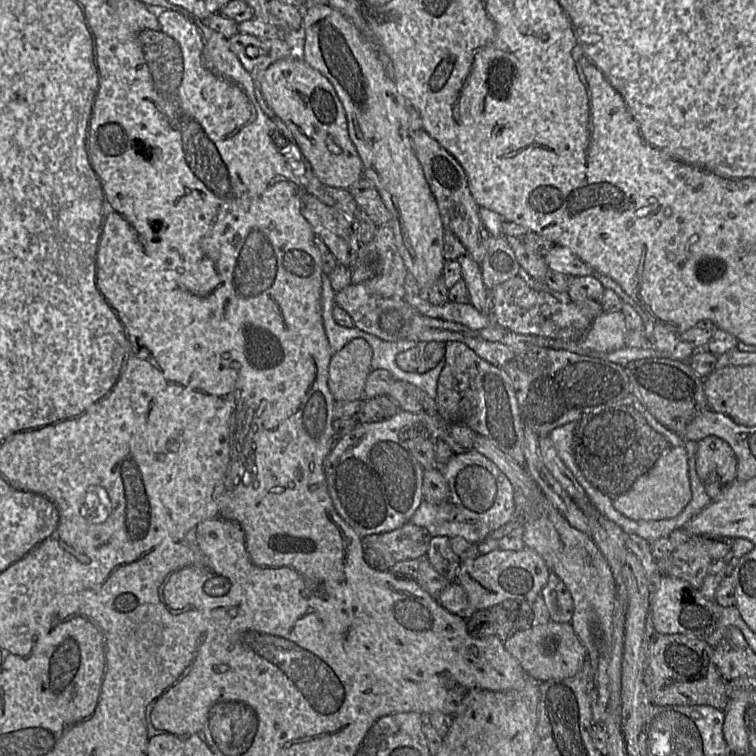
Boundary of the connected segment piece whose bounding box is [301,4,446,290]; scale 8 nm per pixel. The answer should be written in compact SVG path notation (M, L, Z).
M304 4L301 7L304 46L302 59L323 74L333 85L347 116L349 137L363 164L363 177L377 189L391 214L389 225L403 263L418 283L420 290L430 288L442 275L446 259L443 256L444 225L436 200L425 179L409 134L408 101L398 93L393 80L387 77L370 40L341 12L330 5Z

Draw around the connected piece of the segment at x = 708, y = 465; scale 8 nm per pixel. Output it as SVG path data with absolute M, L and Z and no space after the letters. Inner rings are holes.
M716 436L697 442L696 472L703 484L731 484L736 481L737 458L731 446Z

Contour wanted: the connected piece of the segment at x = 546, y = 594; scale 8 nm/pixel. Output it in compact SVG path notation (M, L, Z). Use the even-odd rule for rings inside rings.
M555 573L549 574L547 583L540 594L549 611L550 621L570 622L574 611L573 599L569 589Z

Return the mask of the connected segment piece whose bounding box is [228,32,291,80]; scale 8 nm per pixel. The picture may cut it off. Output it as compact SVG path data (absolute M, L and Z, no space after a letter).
M237 32L230 37L229 45L244 68L256 77L271 64L291 56L286 41L281 38L260 38L248 33Z

